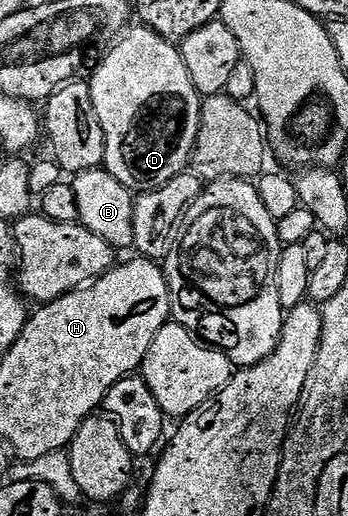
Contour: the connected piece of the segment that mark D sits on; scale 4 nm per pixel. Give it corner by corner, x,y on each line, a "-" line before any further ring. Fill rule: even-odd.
144,27
130,28
118,40
117,44
105,54
105,58
102,59
101,64
93,70
91,76
88,78
88,83
89,90
91,91
91,103
95,103
95,115
99,115
99,123
105,132
105,164
103,168
111,175
115,175
115,179
119,179
119,183
123,183
123,187
132,189
134,194
137,195
150,193
159,187
163,187
167,183
171,183
171,179
175,179
178,175
186,172
190,168
193,160
195,139
199,135
201,102
203,98
197,92
195,83
191,83
191,75
187,75
187,63
183,63
181,50
174,42
163,39
154,29

